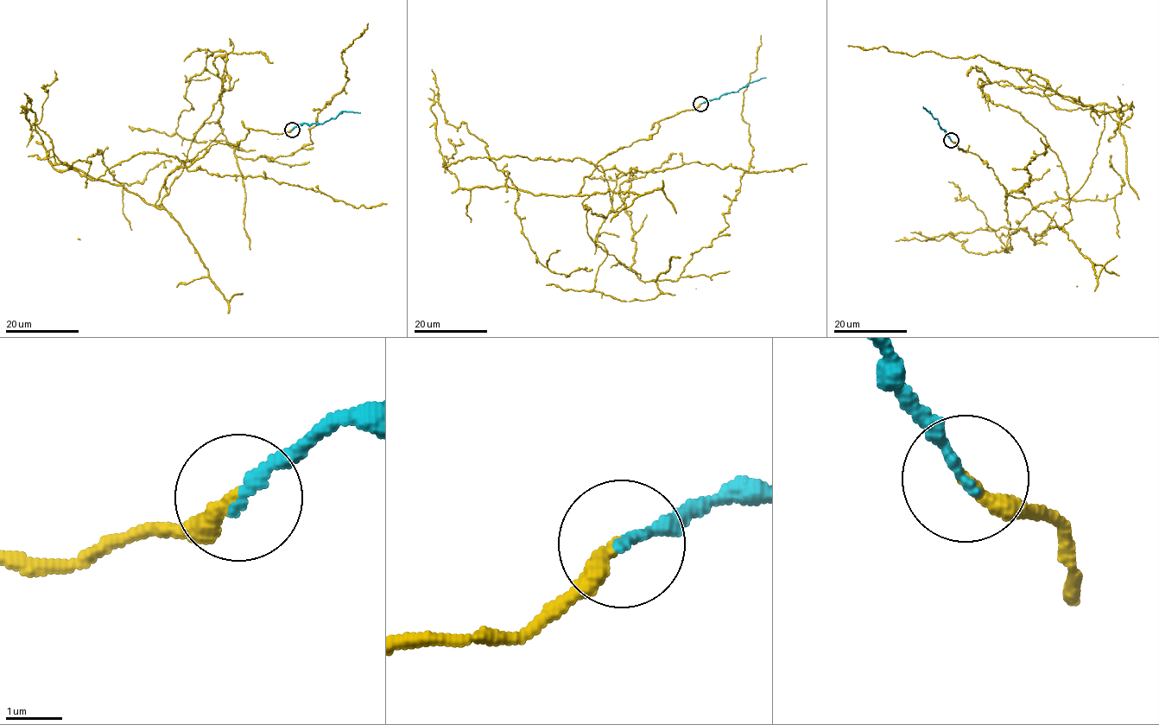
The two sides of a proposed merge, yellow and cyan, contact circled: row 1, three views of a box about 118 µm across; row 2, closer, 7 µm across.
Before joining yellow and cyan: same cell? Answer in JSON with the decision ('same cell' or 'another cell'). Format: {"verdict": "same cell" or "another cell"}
{"verdict": "same cell"}

